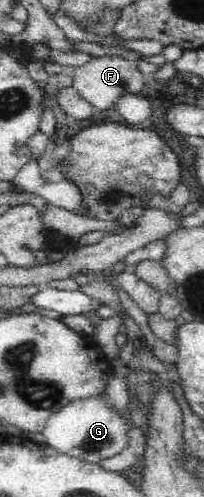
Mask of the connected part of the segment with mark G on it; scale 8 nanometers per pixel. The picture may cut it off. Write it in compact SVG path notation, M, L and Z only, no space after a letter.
M93 397L67 404L51 414L42 433L46 444L59 453L95 464L124 449L128 441L126 436L128 425L119 414L113 413L109 407L97 401L97 397Z

